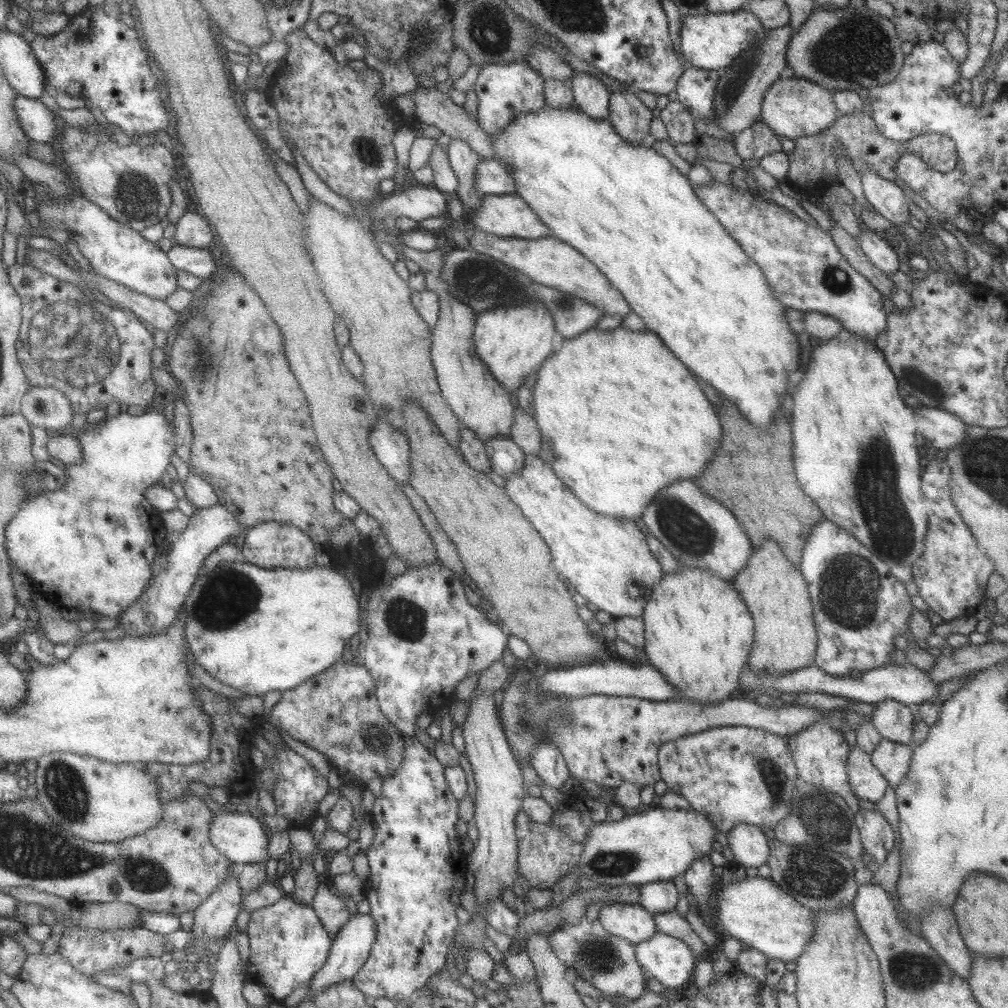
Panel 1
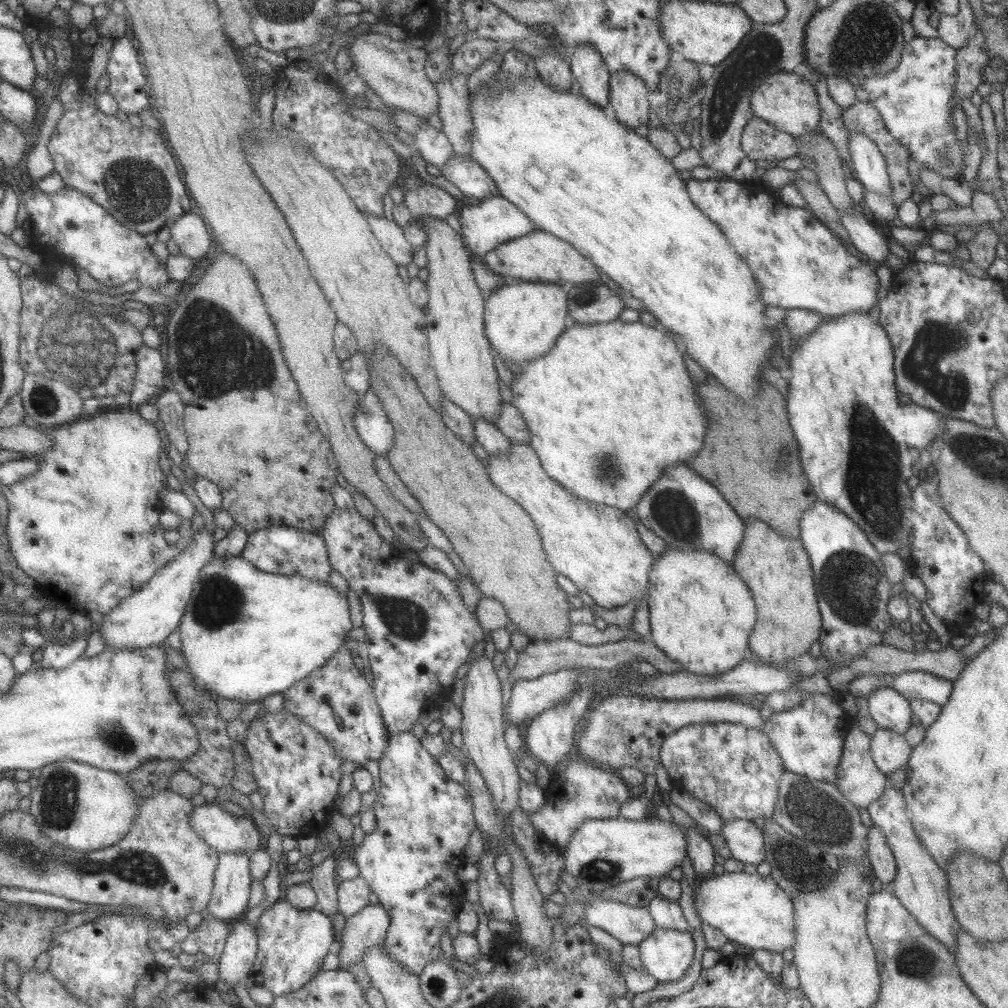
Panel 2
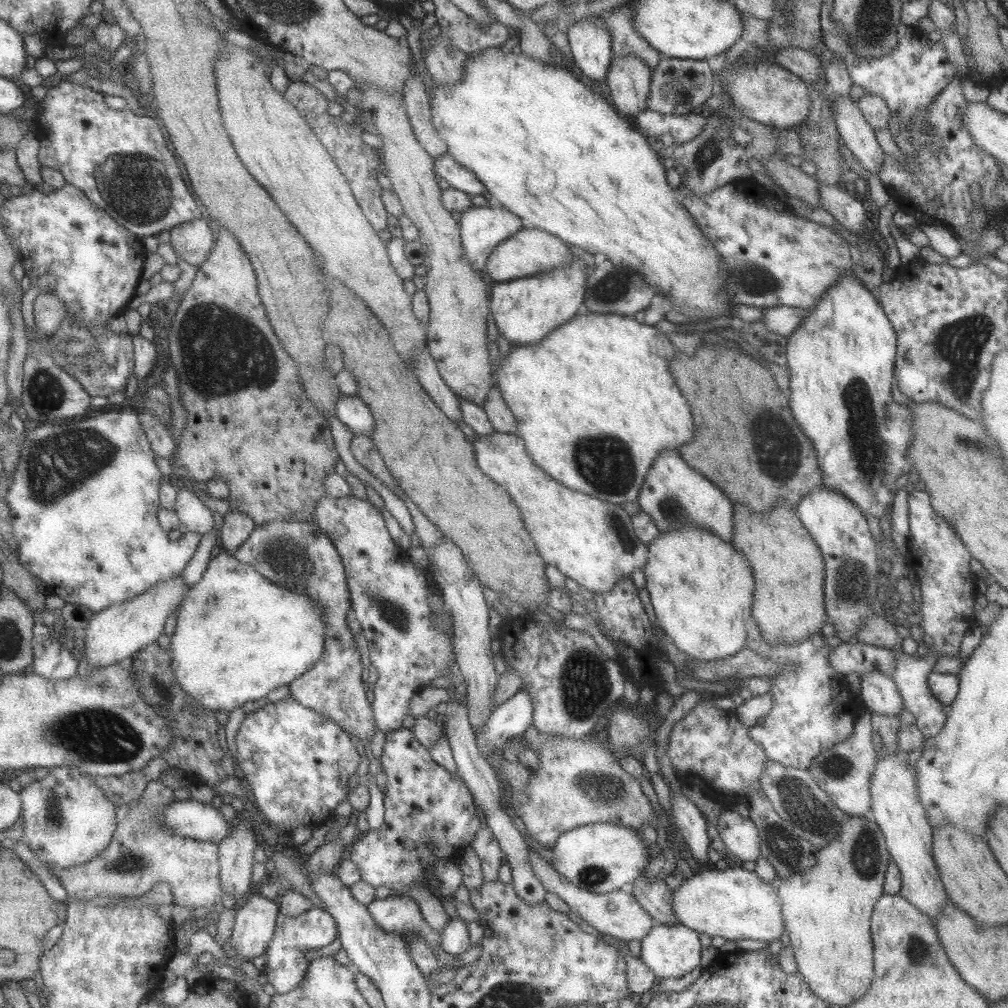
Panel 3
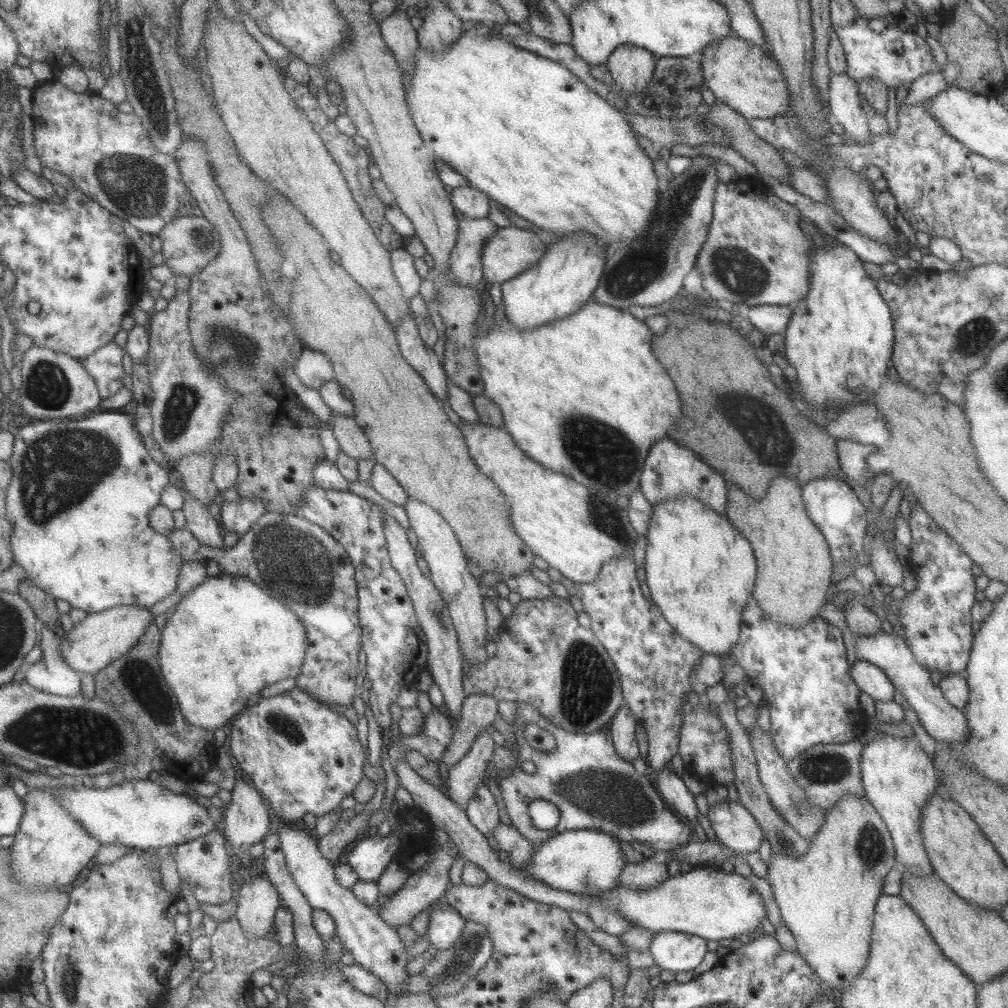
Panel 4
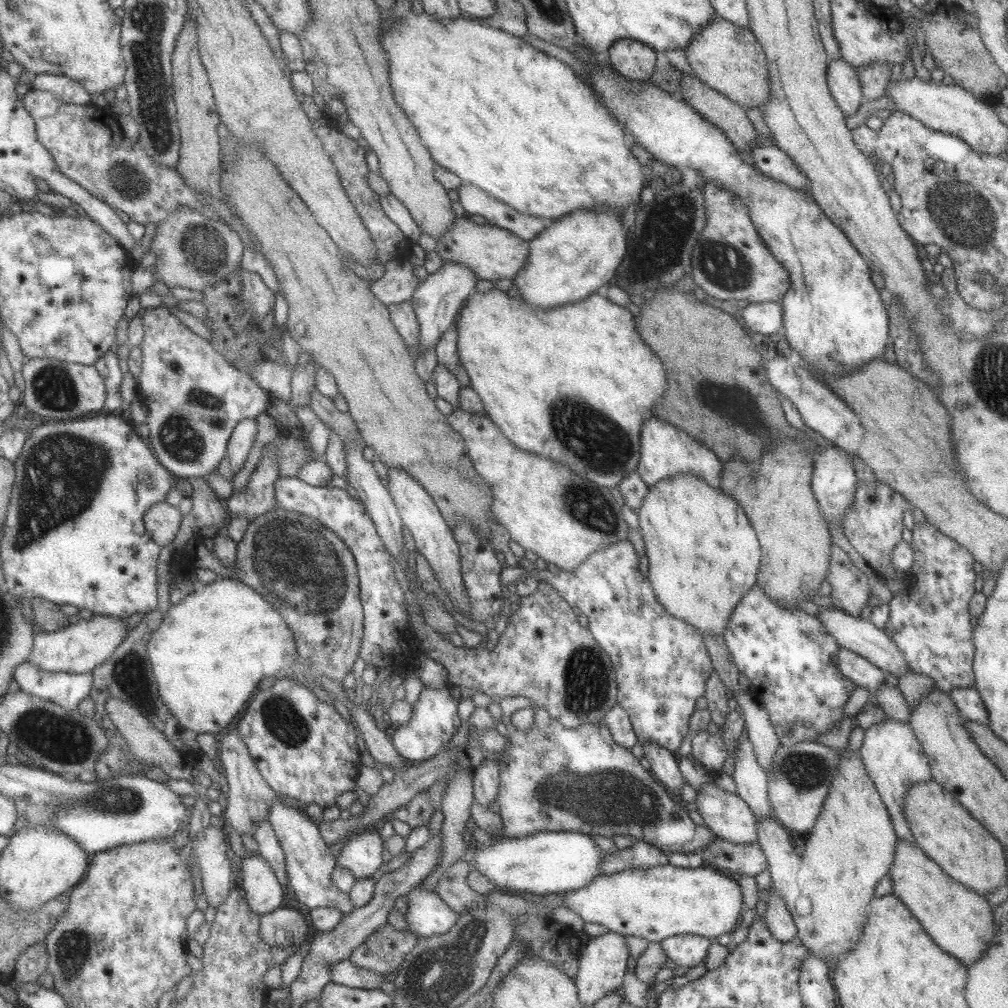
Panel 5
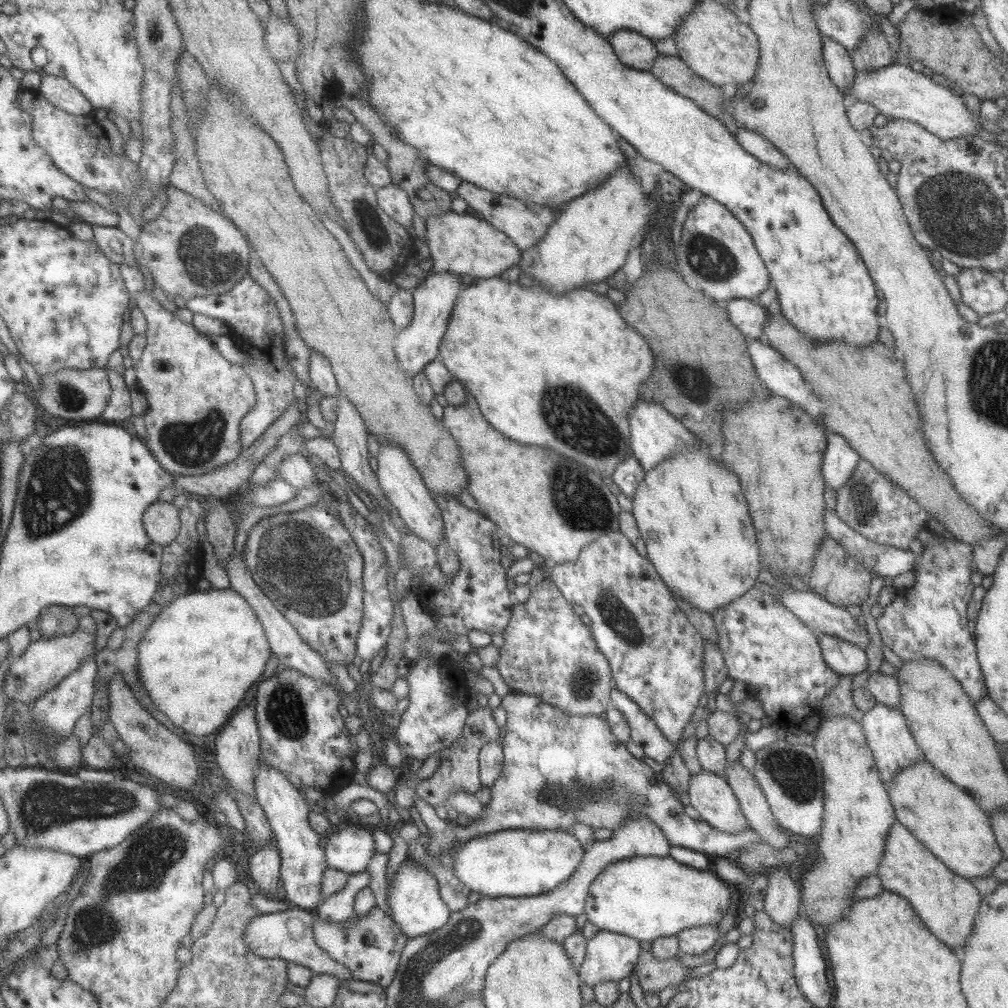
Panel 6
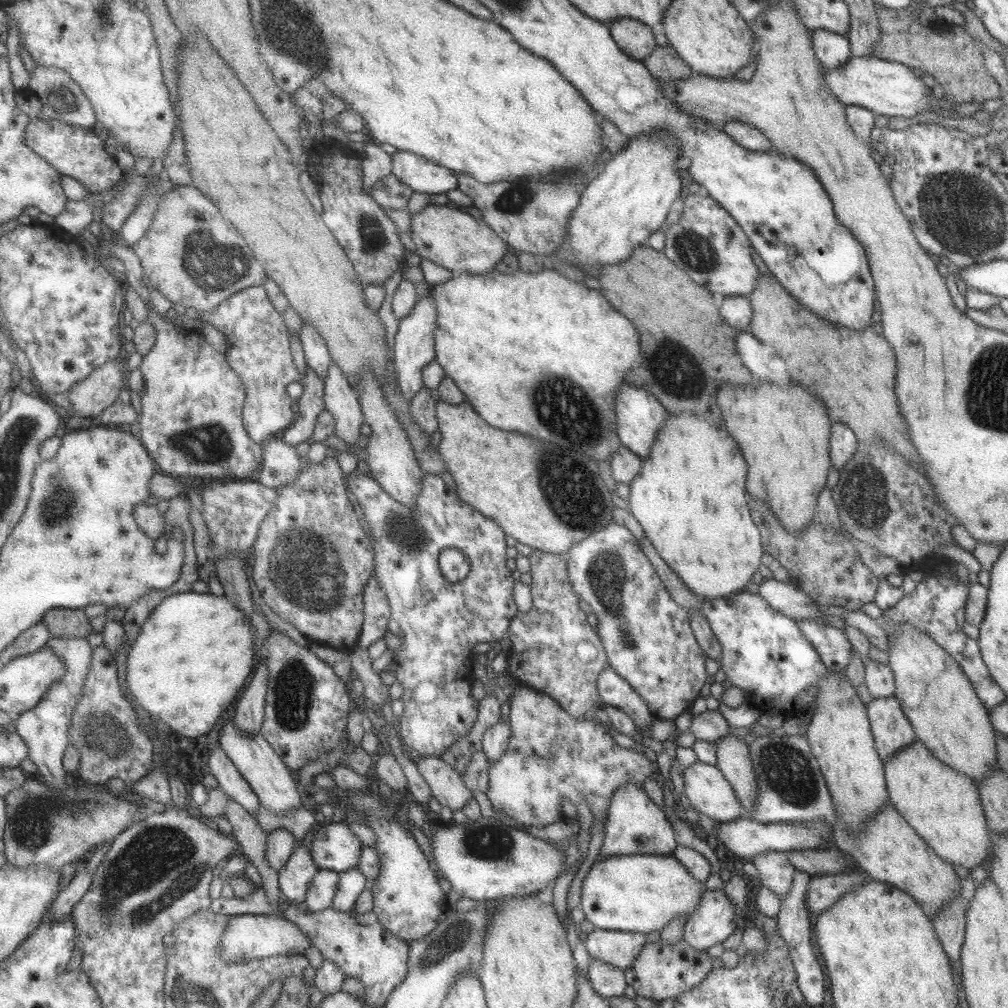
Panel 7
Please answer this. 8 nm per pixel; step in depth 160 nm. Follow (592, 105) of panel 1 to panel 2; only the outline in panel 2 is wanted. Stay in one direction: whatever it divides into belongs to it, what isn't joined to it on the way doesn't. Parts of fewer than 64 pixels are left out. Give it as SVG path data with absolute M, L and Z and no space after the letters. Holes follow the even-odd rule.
M580 44L574 47L568 62L580 95L595 106L607 109L610 74L599 53L590 44Z

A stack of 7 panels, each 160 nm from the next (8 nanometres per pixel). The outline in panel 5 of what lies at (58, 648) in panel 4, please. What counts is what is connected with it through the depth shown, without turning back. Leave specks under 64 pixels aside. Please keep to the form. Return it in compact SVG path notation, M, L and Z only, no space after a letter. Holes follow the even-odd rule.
M31 660L17 667L14 678L25 692L52 700L68 711L79 709L94 687L94 673L49 672Z

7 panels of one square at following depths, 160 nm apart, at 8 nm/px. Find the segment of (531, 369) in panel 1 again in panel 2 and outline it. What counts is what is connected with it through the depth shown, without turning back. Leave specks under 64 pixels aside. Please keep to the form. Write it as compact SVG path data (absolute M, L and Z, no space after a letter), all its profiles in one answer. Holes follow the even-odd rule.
M505 282L496 288L484 301L483 324L484 333L493 351L496 352L503 363L509 361L524 365L535 358L547 355L551 347L555 344L557 337L567 328L568 312L567 292L563 286L551 284L549 282L519 282L519 284L509 284Z

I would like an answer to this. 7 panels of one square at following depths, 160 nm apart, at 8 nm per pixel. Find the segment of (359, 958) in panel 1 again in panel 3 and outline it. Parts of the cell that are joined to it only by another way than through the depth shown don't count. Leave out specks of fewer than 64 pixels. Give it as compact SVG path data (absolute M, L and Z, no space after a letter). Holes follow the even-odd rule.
M393 895L383 900L374 899L366 906L367 913L383 932L418 934L432 951L440 946L440 934L425 923L413 899Z

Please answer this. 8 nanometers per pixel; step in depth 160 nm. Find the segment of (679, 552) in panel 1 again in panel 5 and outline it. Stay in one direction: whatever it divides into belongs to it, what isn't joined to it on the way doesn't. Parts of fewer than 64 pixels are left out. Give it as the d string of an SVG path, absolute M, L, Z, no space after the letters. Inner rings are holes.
M649 417L641 429L638 430L640 438L640 457L636 468L636 473L643 480L647 487L653 487L657 482L664 478L672 478L676 474L692 474L698 476L703 482L713 489L720 489L723 464L717 455L705 447L697 439L693 438L675 426L656 417Z

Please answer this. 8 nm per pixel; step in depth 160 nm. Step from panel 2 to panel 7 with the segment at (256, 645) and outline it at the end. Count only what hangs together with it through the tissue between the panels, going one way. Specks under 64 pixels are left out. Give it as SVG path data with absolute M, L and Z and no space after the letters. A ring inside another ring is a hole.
M195 590L173 594L157 606L135 644L128 647L127 689L145 710L167 722L172 730L185 737L199 738L217 726L219 718L247 684L251 668L256 670L261 661L262 652L255 648L255 634L252 634L252 630L249 615L226 594L216 596Z

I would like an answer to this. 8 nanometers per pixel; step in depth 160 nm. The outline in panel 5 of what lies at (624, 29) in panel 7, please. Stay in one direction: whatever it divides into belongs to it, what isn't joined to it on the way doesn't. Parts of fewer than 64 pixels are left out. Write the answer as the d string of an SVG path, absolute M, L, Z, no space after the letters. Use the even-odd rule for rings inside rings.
M631 39L616 40L605 52L608 64L627 80L649 81L655 66L655 51Z

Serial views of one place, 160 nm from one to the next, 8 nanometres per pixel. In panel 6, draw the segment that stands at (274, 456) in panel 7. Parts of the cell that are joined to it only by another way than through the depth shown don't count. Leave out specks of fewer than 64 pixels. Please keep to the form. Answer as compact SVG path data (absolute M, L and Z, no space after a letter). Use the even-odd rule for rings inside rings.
M302 452L288 456L281 463L277 478L287 481L295 490L309 489L317 483L312 464Z

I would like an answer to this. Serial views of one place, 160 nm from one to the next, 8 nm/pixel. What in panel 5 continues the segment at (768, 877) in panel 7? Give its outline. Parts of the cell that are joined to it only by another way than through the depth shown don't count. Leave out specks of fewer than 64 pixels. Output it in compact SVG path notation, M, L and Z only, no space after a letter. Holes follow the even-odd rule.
M776 890L769 897L765 907L763 919L771 936L781 942L789 942L793 939L796 936L796 926L785 903L783 903L783 899L777 895Z

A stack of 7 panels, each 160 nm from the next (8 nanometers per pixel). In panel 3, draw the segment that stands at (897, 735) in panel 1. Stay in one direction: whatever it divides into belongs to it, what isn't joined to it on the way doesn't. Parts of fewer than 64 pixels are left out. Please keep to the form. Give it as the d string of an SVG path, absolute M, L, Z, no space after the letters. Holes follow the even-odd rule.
M877 670L860 677L860 696L860 702L871 713L899 717L903 707L893 679Z

